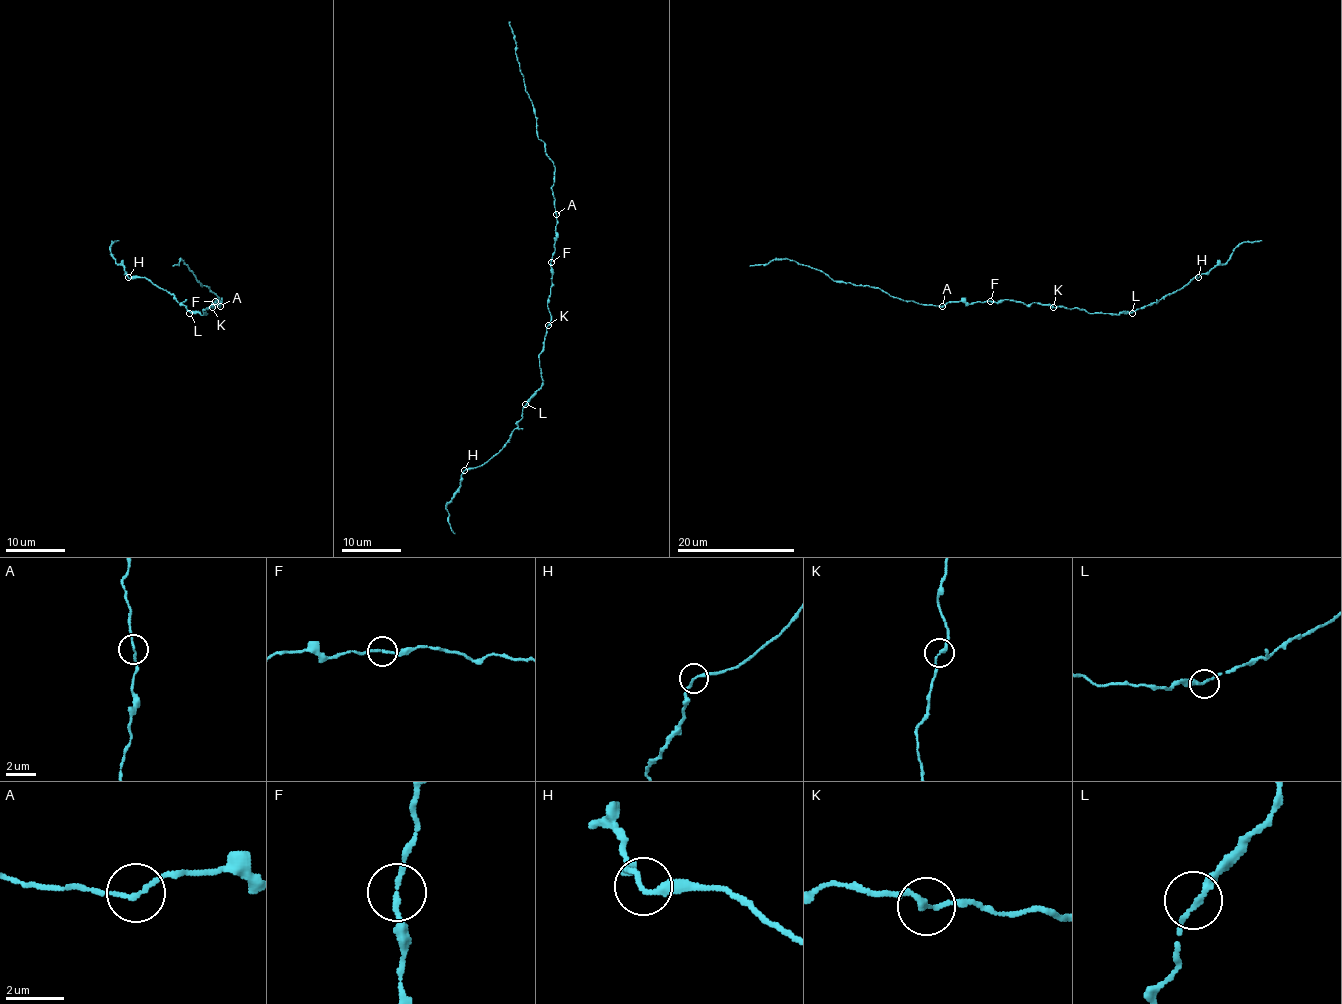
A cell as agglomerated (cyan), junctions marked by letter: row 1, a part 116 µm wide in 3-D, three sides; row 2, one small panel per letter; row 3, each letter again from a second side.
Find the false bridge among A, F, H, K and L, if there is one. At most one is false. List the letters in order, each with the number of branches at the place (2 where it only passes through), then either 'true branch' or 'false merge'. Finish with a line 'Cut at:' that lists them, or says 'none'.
A: 2 | true branch
F: 2 | true branch
H: 2 | true branch
K: 2 | true branch
L: 2 | true branch
Cut at: none

